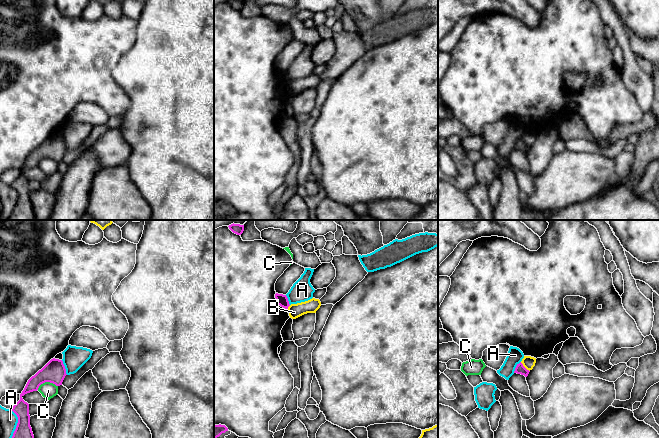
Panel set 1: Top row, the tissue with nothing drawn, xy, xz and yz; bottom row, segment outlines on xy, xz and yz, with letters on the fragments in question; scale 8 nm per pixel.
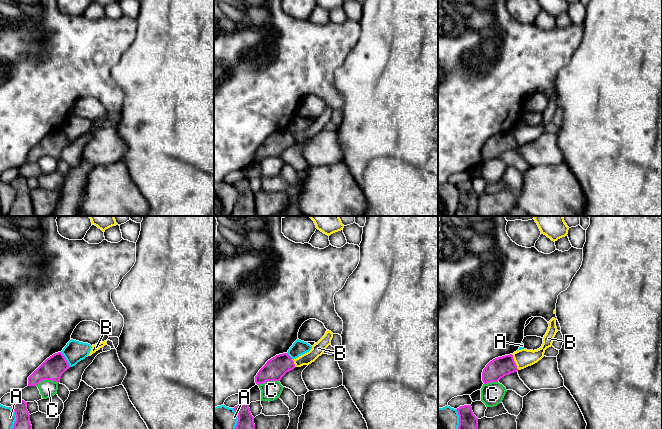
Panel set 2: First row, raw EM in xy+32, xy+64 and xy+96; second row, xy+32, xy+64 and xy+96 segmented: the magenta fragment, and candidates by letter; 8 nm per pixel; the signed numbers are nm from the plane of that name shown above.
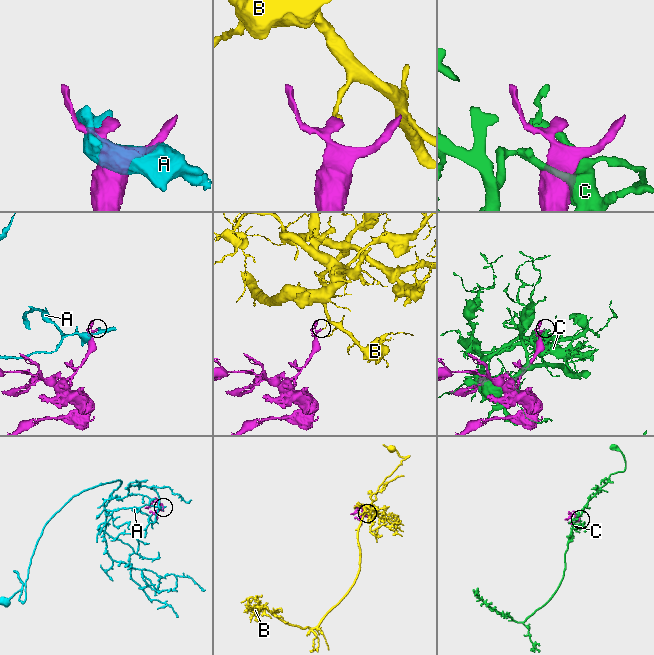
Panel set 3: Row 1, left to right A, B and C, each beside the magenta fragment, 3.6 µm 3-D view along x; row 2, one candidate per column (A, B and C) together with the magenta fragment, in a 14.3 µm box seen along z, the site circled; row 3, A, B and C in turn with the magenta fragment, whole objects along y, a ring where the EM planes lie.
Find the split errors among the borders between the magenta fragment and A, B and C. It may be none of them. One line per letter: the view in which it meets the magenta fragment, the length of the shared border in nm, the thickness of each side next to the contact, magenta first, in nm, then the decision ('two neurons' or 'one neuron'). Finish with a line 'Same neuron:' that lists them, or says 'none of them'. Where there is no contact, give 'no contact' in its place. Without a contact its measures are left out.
A: contact in xy; length 280 nm; calibres 200 and 140 nm; two neurons
B: contact in yz; length 110 nm; calibres 80 and 100 nm; two neurons
C: contact in xy; length 170 nm; calibres 180 and 130 nm; two neurons
Same neuron: none of them

